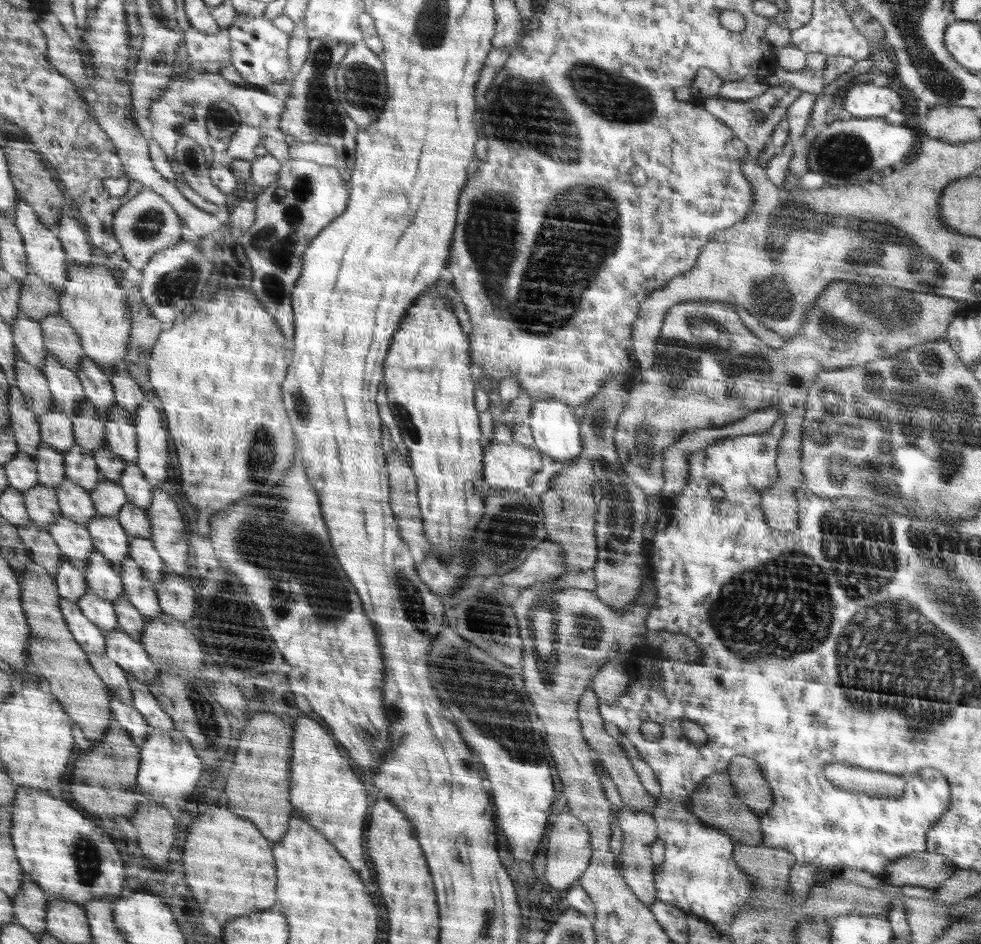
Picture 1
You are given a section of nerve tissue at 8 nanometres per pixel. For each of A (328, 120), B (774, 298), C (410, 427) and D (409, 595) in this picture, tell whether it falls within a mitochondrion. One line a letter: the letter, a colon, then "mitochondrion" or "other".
A: mitochondrion
B: mitochondrion
C: mitochondrion
D: mitochondrion

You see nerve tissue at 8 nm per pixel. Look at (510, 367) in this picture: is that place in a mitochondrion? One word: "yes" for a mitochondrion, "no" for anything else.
no

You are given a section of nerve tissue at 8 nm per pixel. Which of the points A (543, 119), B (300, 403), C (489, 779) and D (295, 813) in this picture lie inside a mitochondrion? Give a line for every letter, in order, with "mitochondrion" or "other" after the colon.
A: mitochondrion
B: mitochondrion
C: other
D: other

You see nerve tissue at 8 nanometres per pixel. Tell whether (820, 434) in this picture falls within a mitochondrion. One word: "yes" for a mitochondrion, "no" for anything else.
yes

